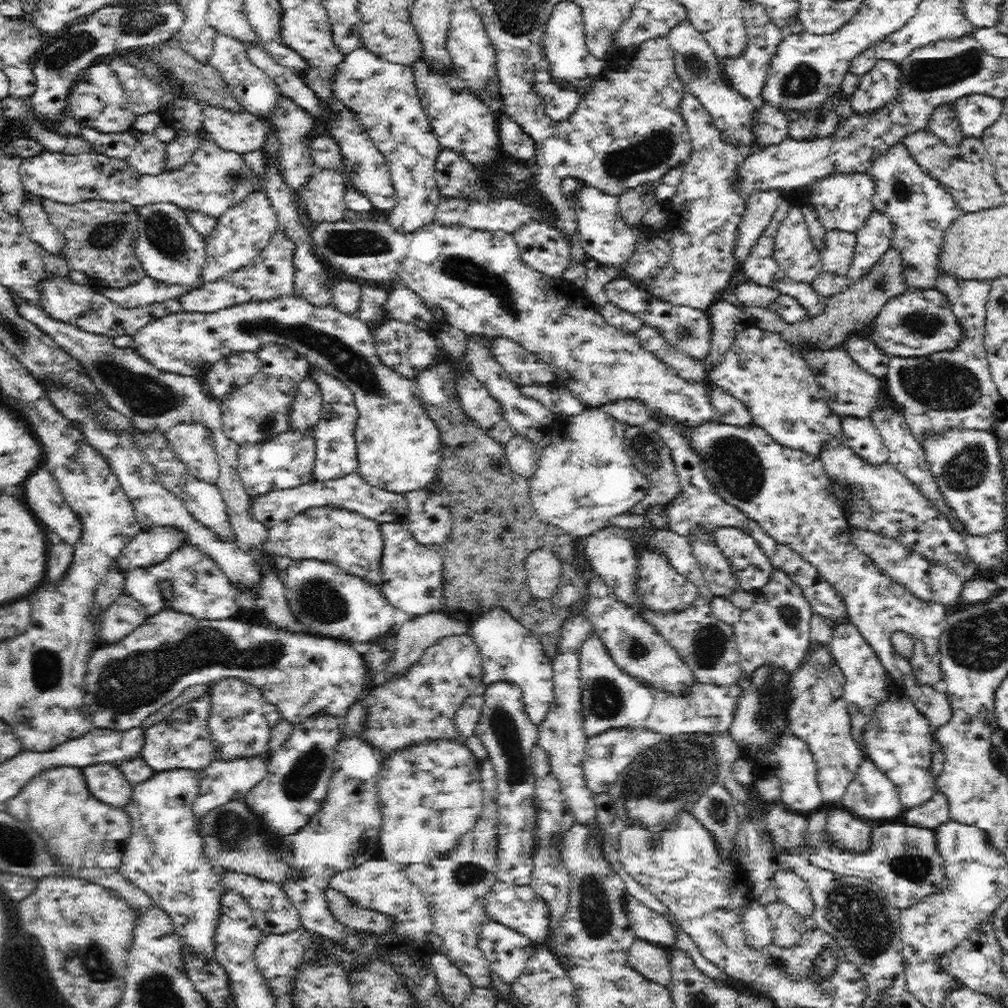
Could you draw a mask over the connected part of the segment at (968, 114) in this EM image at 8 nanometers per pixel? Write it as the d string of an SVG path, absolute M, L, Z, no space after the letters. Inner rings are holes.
M985 94L960 96L951 105L964 138L980 139L984 131L1002 114L1002 100Z

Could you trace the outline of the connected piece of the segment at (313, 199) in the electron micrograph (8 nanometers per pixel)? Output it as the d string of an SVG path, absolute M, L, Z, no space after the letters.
M322 169L303 190L302 206L313 225L338 224L348 211L345 201L347 177L330 169Z

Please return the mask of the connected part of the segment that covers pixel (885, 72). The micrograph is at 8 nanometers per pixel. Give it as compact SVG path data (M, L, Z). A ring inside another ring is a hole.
M887 58L876 59L872 70L860 77L860 86L851 97L854 111L876 110L896 96L900 67Z

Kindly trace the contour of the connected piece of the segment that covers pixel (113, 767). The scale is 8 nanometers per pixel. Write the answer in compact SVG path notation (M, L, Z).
M93 763L84 767L84 773L88 775L91 793L96 795L96 798L115 807L125 807L132 802L136 784L132 784L124 775L120 763Z

